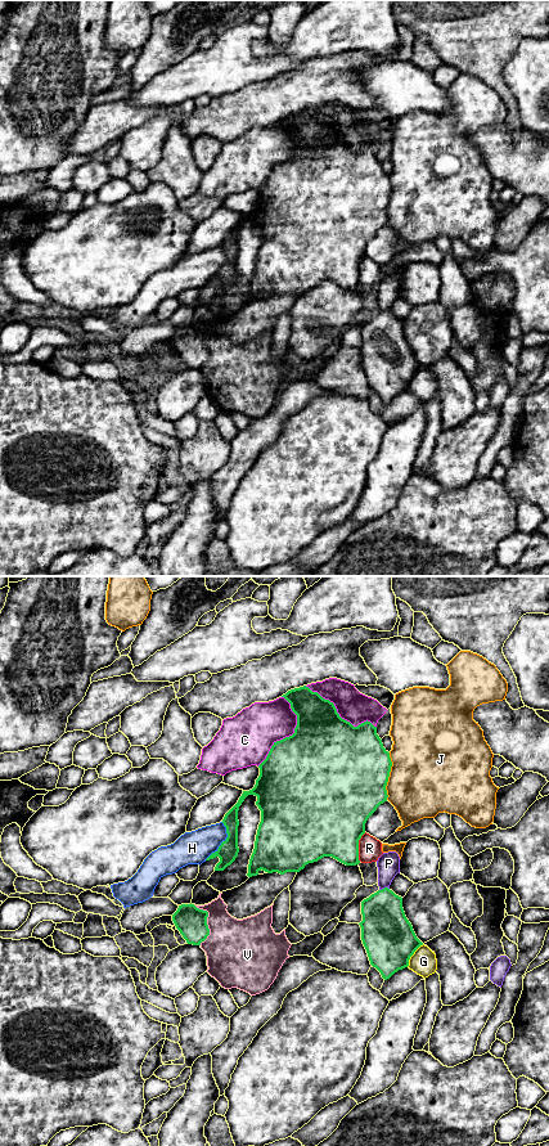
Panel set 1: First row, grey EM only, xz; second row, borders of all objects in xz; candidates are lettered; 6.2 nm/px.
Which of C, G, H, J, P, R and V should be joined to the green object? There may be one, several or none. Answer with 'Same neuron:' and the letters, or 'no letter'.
Same neuron: P

